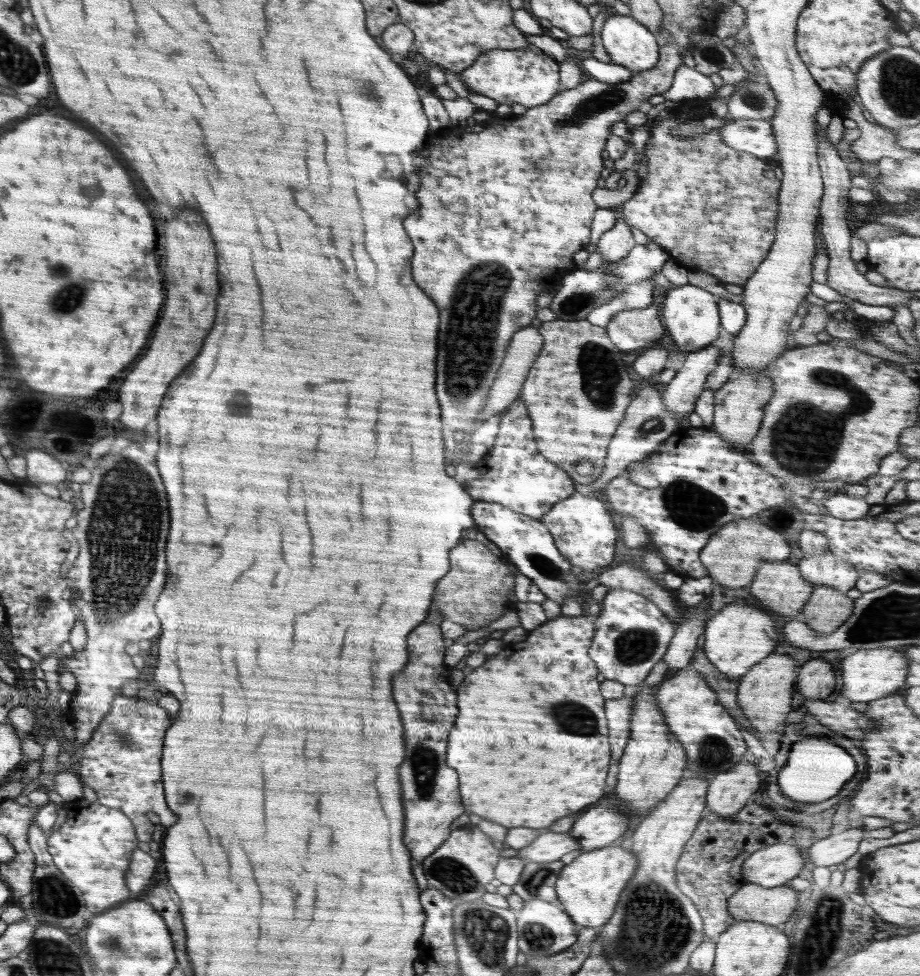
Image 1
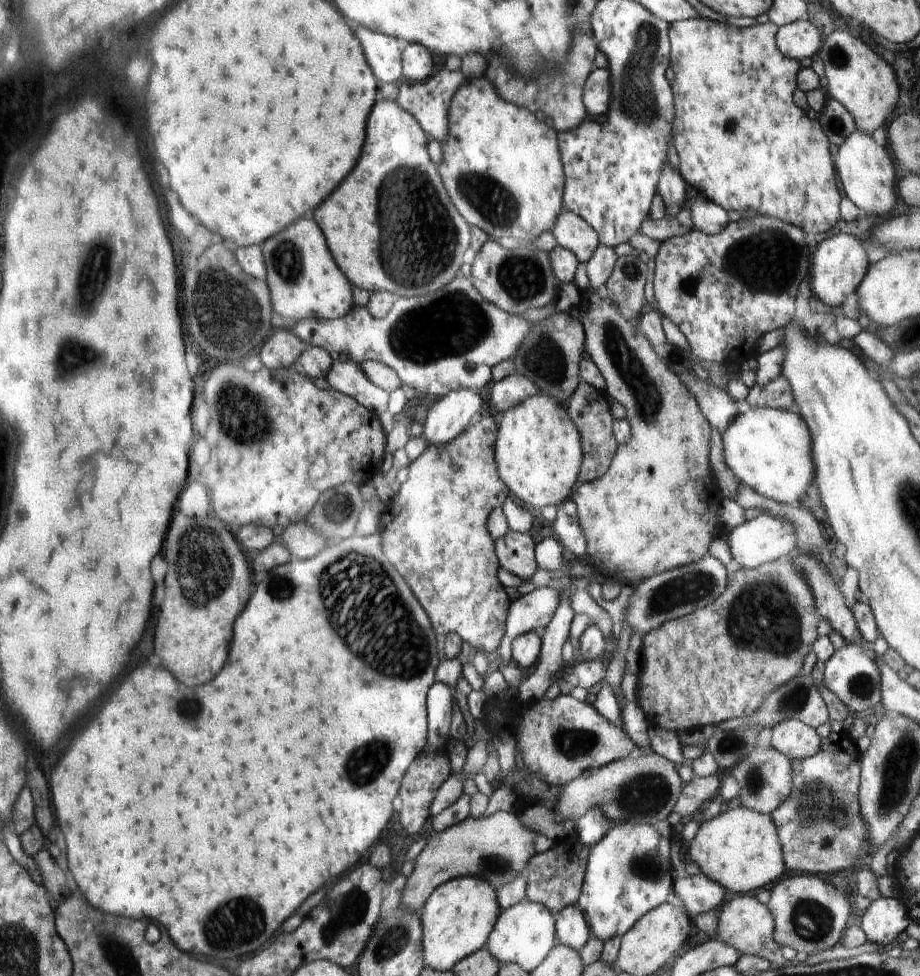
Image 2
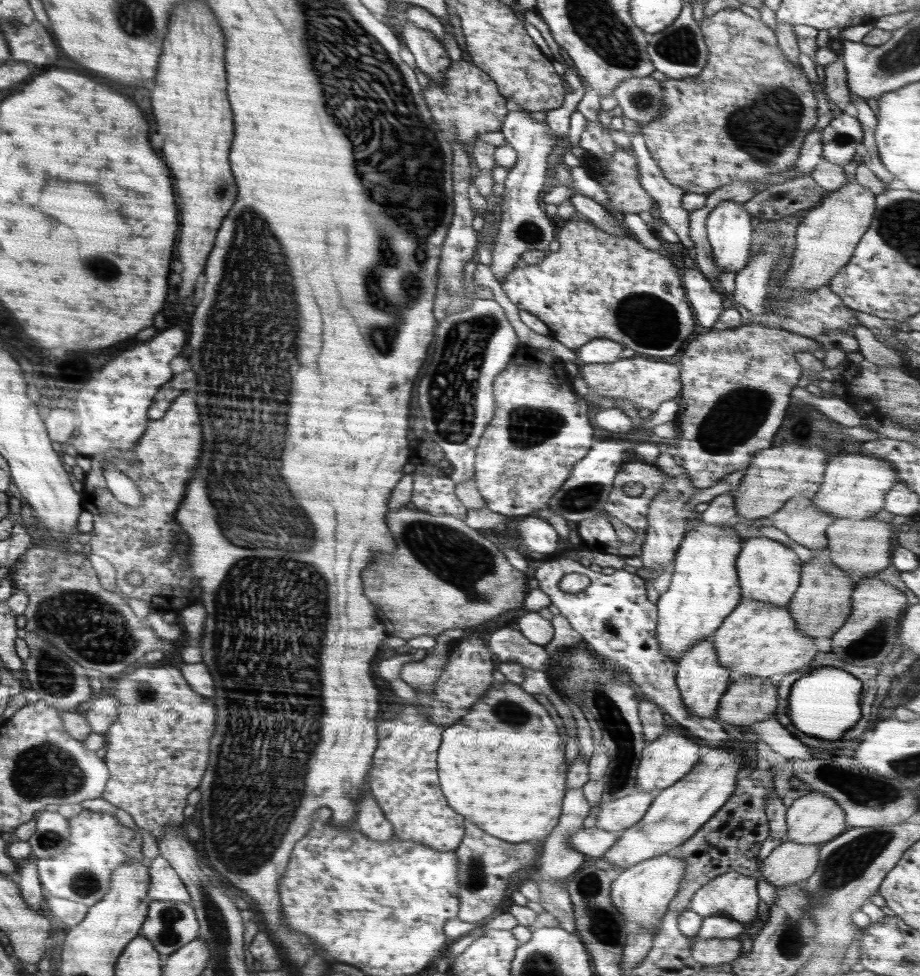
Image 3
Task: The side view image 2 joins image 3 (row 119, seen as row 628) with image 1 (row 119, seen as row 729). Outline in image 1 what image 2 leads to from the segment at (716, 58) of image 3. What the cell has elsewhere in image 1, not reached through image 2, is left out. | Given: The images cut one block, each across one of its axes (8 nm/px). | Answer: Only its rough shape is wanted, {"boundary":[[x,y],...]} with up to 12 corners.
{"boundary":[[680,103],[620,214],[686,269],[743,287],[781,179]]}

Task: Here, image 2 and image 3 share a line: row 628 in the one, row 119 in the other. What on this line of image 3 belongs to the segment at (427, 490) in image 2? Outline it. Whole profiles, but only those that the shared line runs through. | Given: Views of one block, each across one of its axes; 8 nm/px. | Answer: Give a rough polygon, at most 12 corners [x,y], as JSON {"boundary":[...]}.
{"boundary":[[451,63],[424,92],[450,143],[499,131],[507,98],[480,67]]}

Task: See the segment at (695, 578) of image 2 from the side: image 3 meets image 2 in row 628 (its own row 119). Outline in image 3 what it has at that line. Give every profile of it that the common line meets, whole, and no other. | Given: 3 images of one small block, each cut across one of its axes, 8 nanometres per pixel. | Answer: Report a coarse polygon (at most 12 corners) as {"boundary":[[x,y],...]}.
{"boundary":[[650,76],[613,90],[624,116],[648,124],[659,117],[663,90]]}

